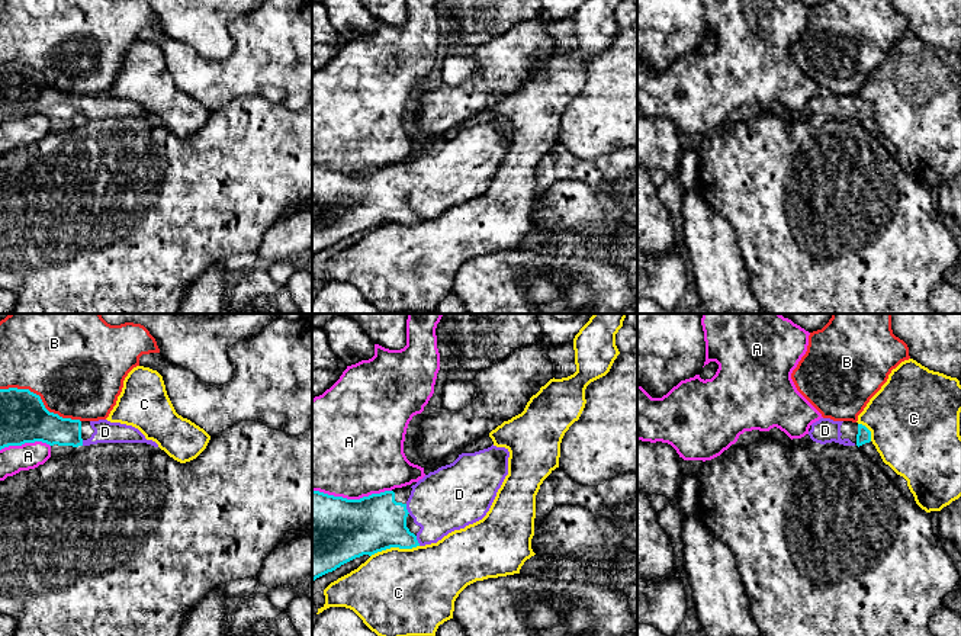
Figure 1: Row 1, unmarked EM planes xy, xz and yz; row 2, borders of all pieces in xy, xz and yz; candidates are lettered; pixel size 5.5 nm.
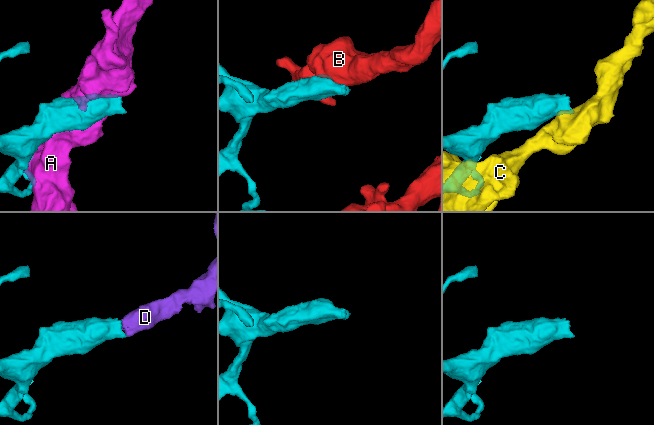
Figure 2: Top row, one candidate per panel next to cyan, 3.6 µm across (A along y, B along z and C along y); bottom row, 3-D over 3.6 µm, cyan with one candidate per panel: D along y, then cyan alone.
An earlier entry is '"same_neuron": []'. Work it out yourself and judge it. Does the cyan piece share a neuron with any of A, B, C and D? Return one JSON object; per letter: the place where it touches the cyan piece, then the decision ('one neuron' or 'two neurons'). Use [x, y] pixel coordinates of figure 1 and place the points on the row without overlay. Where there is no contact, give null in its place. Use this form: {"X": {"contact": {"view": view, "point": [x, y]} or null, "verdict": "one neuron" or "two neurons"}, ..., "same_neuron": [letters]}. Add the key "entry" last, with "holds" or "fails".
{"A": {"contact": {"view": "xz", "point": [352, 174]}, "verdict": "two neurons"}, "B": {"contact": {"view": "xy", "point": [41, 74]}, "verdict": "two neurons"}, "C": {"contact": {"view": "xz", "point": [394, 221]}, "verdict": "two neurons"}, "D": {"contact": {"view": "xz", "point": [405, 183]}, "verdict": "one neuron"}, "same_neuron": ["D"], "entry": "fails"}

